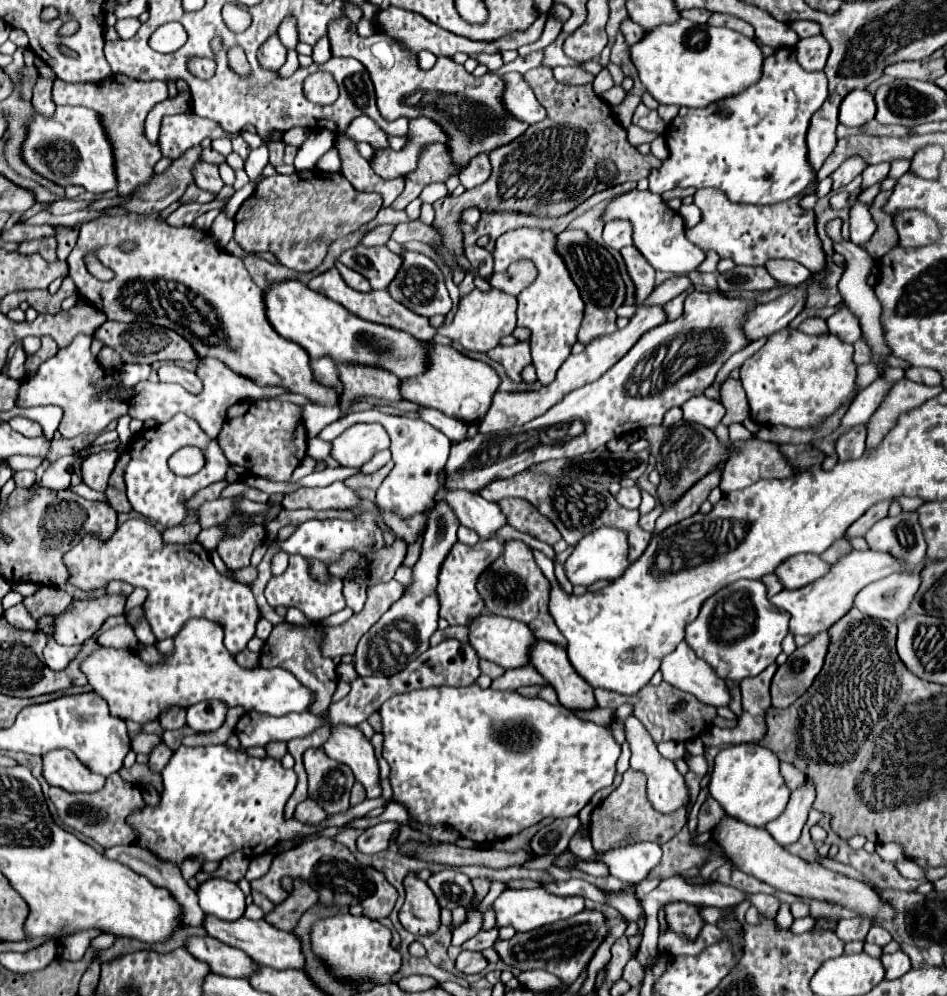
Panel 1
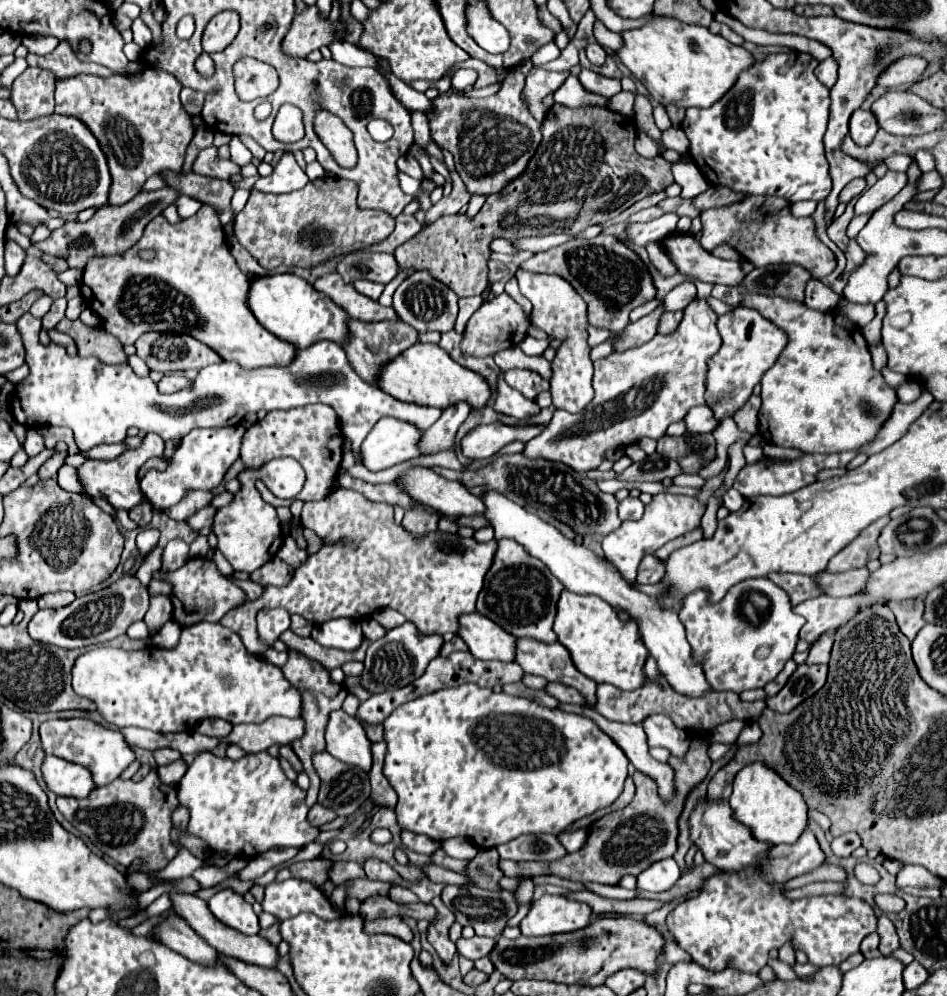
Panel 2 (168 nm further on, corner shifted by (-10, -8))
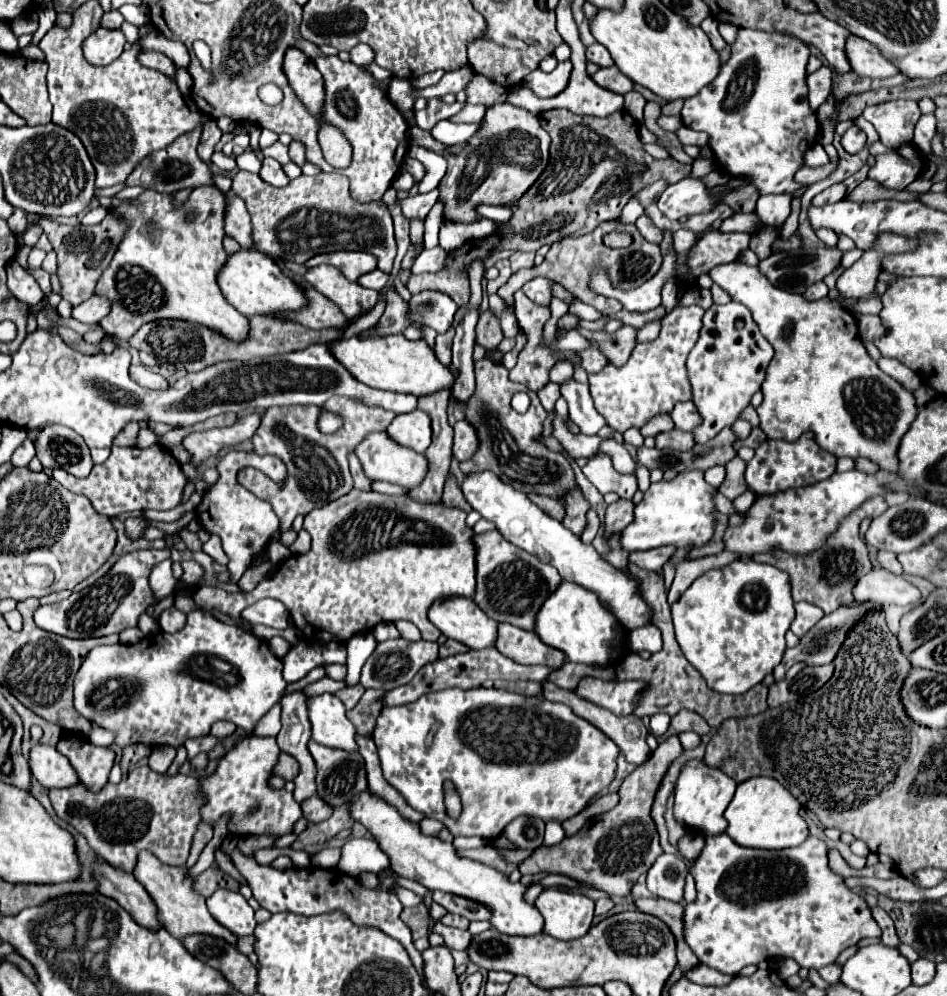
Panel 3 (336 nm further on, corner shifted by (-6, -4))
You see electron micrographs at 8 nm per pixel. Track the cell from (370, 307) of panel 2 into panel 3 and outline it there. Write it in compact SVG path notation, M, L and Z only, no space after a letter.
M322 264L316 268L306 270L304 278L328 300L332 300L346 318L356 318L362 314L362 310L370 310L376 304L374 290L362 288L356 282L350 282L342 276L338 268L332 268L330 264Z

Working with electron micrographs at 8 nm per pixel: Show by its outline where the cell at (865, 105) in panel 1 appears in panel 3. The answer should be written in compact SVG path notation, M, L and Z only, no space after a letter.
M856 126L848 128L846 134L842 136L842 148L848 154L858 154L864 148L864 144L866 144L866 134L860 128L856 128Z

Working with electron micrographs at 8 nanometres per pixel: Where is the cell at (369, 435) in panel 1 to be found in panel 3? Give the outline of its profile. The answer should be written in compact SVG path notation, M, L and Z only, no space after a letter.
M414 410L408 414L398 414L394 424L388 426L388 434L402 446L408 446L416 452L424 452L432 442L430 416L422 410Z

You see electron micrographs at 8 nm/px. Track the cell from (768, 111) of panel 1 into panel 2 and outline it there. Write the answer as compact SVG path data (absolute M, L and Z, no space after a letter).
M802 52L770 54L742 72L732 90L710 108L688 108L680 128L690 140L690 156L702 170L706 180L716 186L726 186L740 194L780 196L788 202L826 200L832 190L828 160L824 154L824 132L830 116L830 88L814 74L818 60Z

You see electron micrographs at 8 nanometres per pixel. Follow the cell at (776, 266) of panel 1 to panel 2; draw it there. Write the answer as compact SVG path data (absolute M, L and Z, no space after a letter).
M810 280L806 284L806 300L804 304L814 308L814 310L820 310L820 312L830 312L830 308L834 308L838 304L840 296L834 294L828 286L824 286L820 280Z

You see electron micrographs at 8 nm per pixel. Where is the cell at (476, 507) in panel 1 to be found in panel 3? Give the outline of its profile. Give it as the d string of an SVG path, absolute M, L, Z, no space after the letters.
M372 432L370 436L366 436L358 446L356 446L356 454L362 462L362 468L364 468L364 474L370 478L370 480L386 480L386 482L392 482L392 484L400 484L404 486L406 490L418 486L428 470L428 464L426 464L426 458L424 454L418 454L406 446L400 446L398 442L394 442L388 432Z

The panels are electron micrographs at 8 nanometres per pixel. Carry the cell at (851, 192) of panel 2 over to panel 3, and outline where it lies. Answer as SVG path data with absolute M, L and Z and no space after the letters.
M834 184L834 186L822 190L820 194L816 194L812 202L814 202L814 206L824 206L824 204L834 204L842 198L846 198L846 186L844 184Z

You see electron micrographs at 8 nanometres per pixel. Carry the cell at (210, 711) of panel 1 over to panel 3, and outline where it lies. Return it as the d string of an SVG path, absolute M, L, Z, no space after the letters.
M216 722L216 724L212 726L212 732L210 732L210 734L214 734L214 736L222 736L222 738L226 738L226 736L230 736L230 734L234 734L234 730L236 730L236 726L234 726L232 722Z

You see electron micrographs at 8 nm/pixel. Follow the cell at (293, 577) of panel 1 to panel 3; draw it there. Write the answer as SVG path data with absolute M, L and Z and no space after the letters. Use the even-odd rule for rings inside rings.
M352 488L346 496L326 504L324 508L312 510L304 518L304 530L312 536L310 552L302 556L290 556L282 560L272 576L264 578L252 592L230 594L220 588L198 588L194 594L196 604L204 610L220 610L232 616L239 628L252 633L250 624L241 617L246 606L262 598L278 598L292 616L294 628L304 634L308 642L348 642L360 632L368 632L382 622L410 620L418 626L424 640L438 640L440 630L428 620L428 608L434 600L444 596L474 596L476 586L476 562L474 562L474 544L472 528L466 526L466 512L454 506L438 504L418 504L410 500L408 494L388 496L380 492L362 492ZM350 550L366 550L366 556L354 558Z

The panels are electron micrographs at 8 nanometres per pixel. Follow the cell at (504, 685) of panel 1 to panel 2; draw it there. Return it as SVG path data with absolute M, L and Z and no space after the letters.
M558 682L546 684L544 692L550 692L550 696L554 696L556 700L560 700L564 704L584 704L584 698L574 688L564 686L564 684L558 684Z

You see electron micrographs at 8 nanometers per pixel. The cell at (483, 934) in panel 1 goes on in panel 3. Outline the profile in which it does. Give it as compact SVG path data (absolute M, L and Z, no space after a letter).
M440 922L434 924L432 932L440 934L444 938L444 944L450 948L450 950L466 950L468 944L470 944L470 938L472 934L468 930L458 930L458 928L448 928Z

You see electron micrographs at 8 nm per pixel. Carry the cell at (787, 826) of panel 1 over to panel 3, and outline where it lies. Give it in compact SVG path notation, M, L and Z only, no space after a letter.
M726 832L706 836L700 856L690 872L696 882L696 900L684 910L684 936L698 960L714 970L736 976L744 966L784 956L796 960L802 968L824 968L832 964L842 950L862 938L878 938L882 932L874 922L866 900L846 888L844 878L830 870L828 848L824 840L810 836L796 848L752 850L730 840Z

